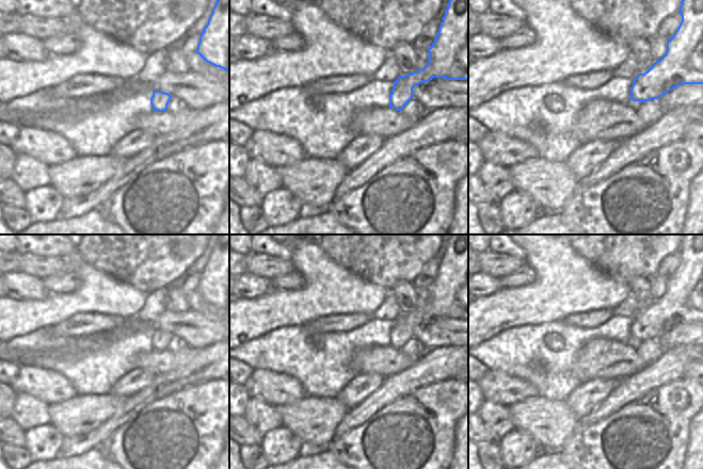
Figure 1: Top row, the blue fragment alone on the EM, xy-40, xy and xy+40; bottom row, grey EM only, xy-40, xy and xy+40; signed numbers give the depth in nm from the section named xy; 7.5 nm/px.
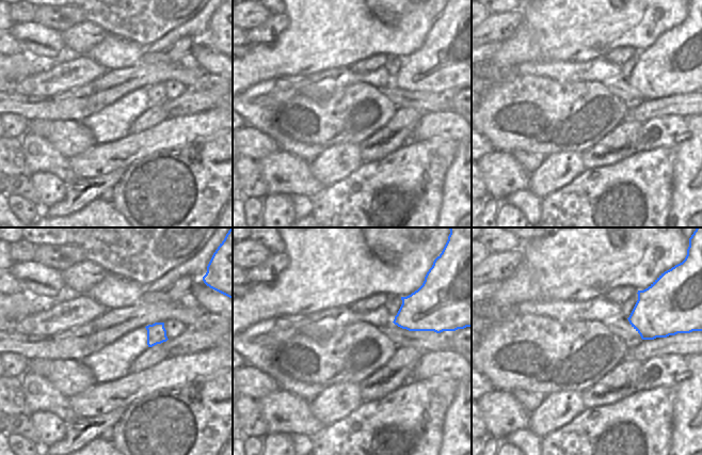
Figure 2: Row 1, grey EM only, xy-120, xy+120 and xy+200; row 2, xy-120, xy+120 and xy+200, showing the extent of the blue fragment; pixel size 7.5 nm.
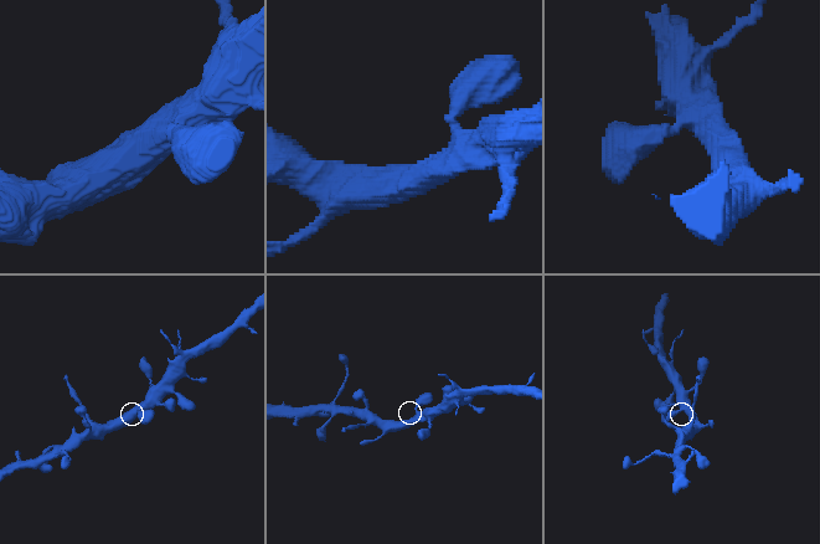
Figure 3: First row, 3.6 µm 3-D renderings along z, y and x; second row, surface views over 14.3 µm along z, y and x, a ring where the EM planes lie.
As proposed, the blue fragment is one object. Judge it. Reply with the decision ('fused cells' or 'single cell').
single cell

